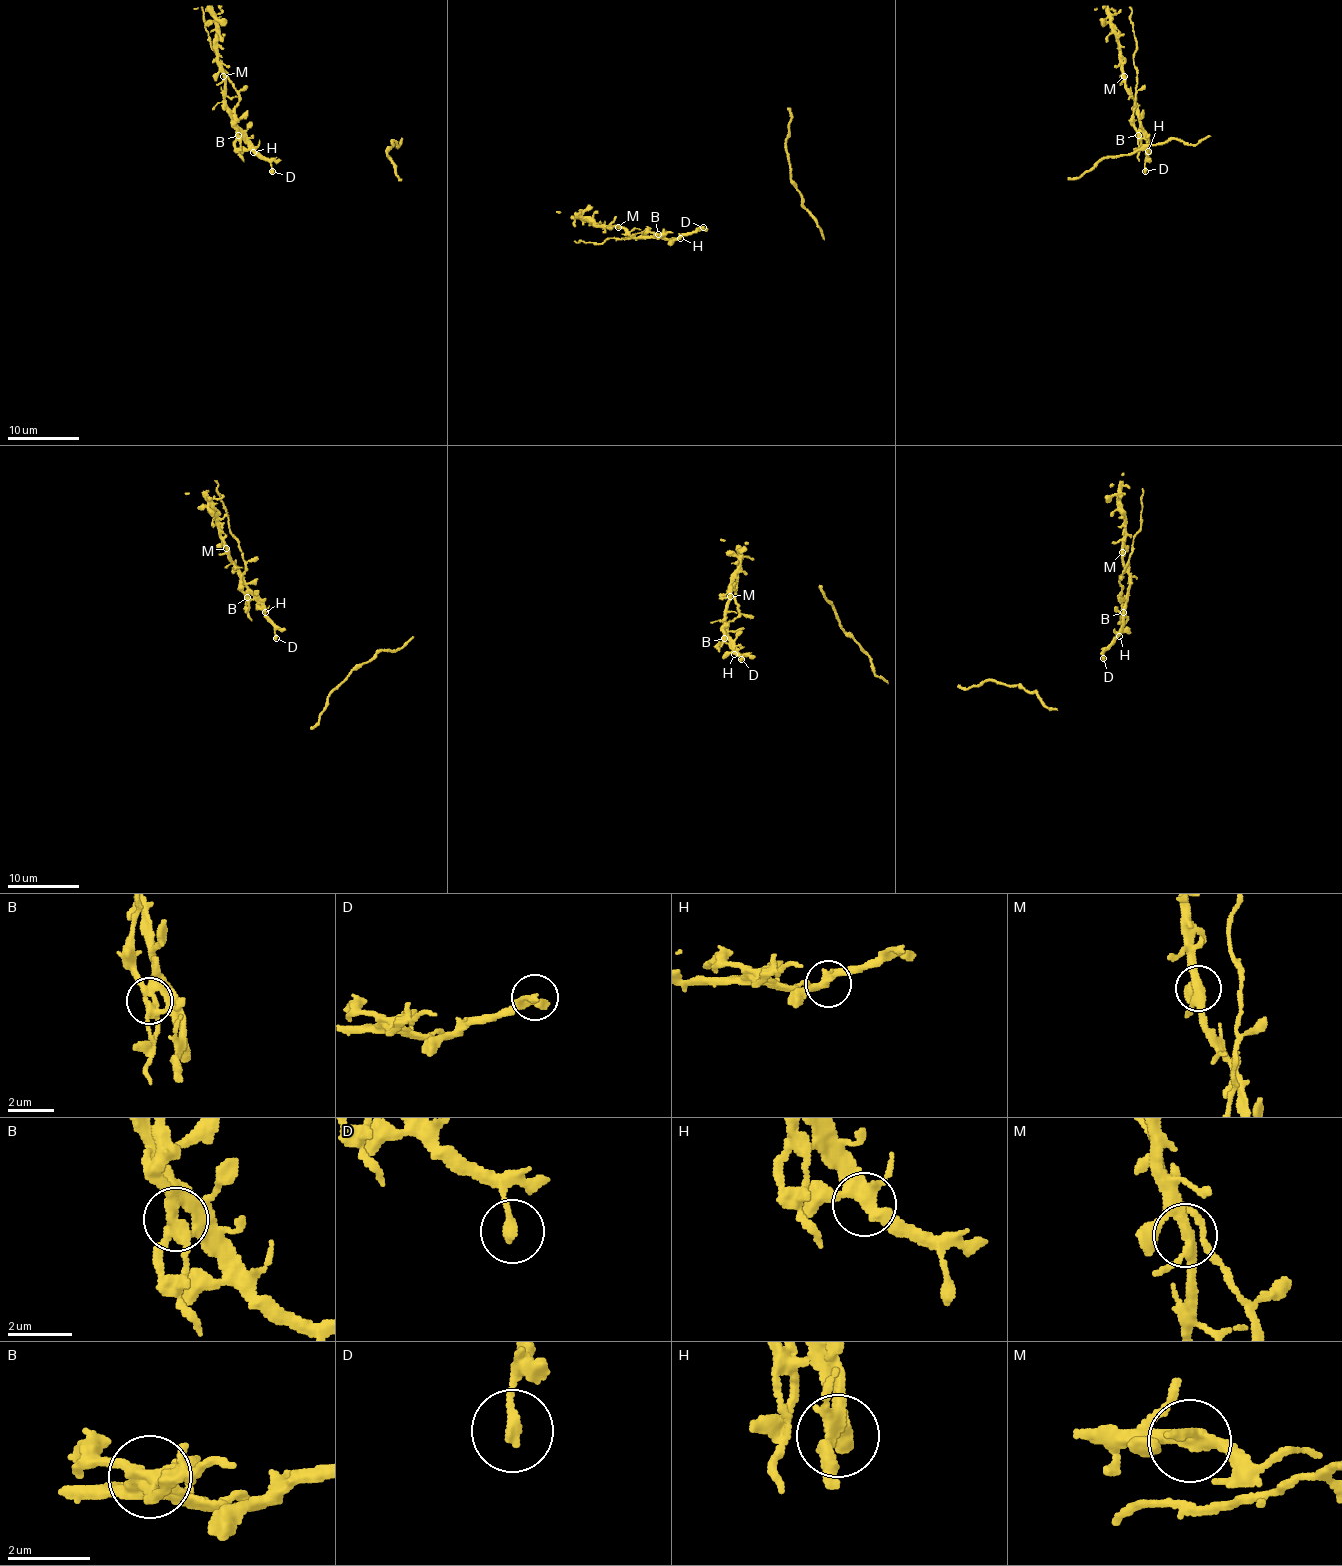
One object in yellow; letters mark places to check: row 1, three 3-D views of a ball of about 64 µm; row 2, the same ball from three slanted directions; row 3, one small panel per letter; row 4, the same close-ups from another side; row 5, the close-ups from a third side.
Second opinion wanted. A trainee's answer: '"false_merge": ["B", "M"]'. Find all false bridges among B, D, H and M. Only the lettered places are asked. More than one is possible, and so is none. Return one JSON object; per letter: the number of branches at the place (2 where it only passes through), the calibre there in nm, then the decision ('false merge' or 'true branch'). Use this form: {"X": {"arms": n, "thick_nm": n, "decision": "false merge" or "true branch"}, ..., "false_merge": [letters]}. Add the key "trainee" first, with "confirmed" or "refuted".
{"trainee": "refuted", "B": {"arms": 4, "thick_nm": 320, "decision": "false merge"}, "D": {"arms": 1, "thick_nm": 280, "decision": "true branch"}, "H": {"arms": 4, "thick_nm": 320, "decision": "true branch"}, "M": {"arms": 4, "thick_nm": 280, "decision": "true branch"}, "false_merge": ["B"]}

